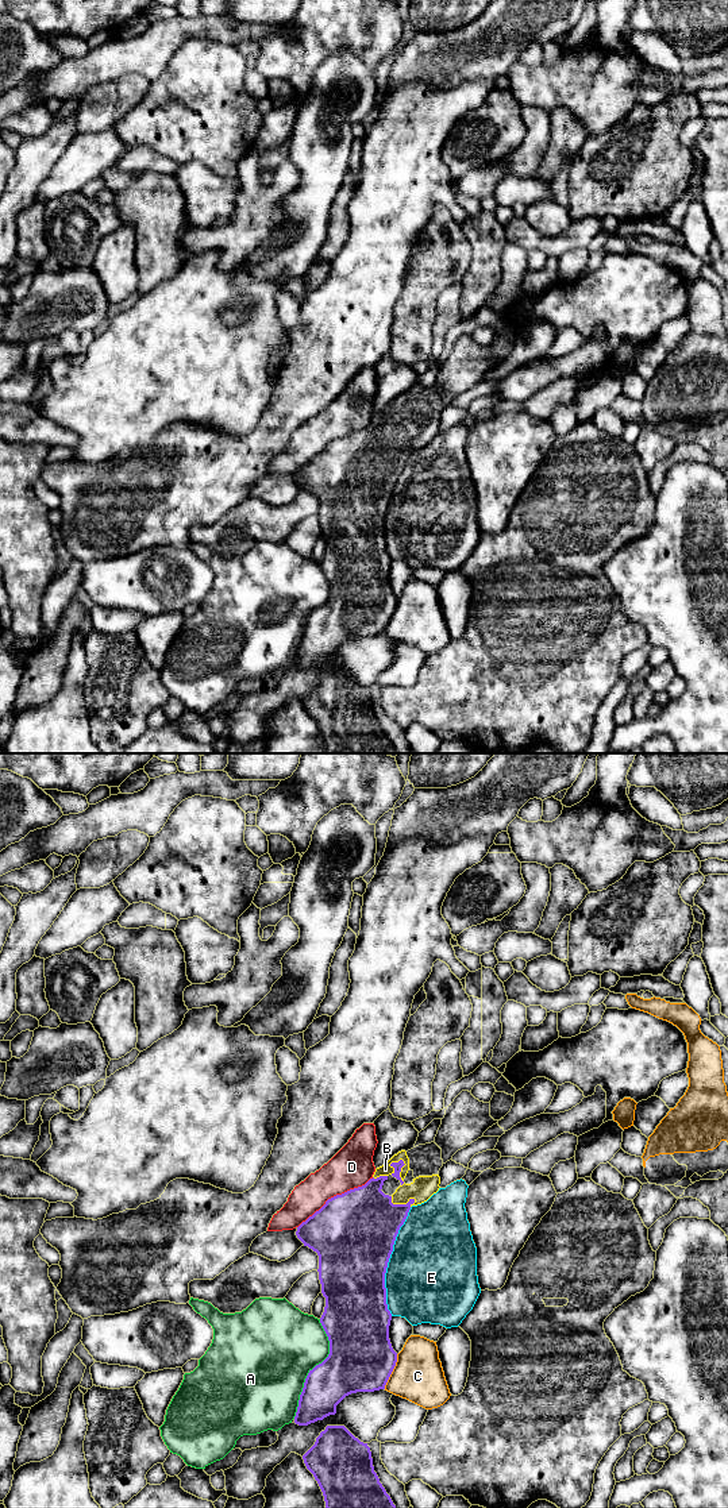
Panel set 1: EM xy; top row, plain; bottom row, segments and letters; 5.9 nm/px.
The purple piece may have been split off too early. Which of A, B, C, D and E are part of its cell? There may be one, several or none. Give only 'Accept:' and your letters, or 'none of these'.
Accept: B

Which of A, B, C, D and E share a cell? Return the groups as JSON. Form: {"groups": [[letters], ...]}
{"groups": [["A"], ["B"], ["C"], ["D"], ["E"]]}

